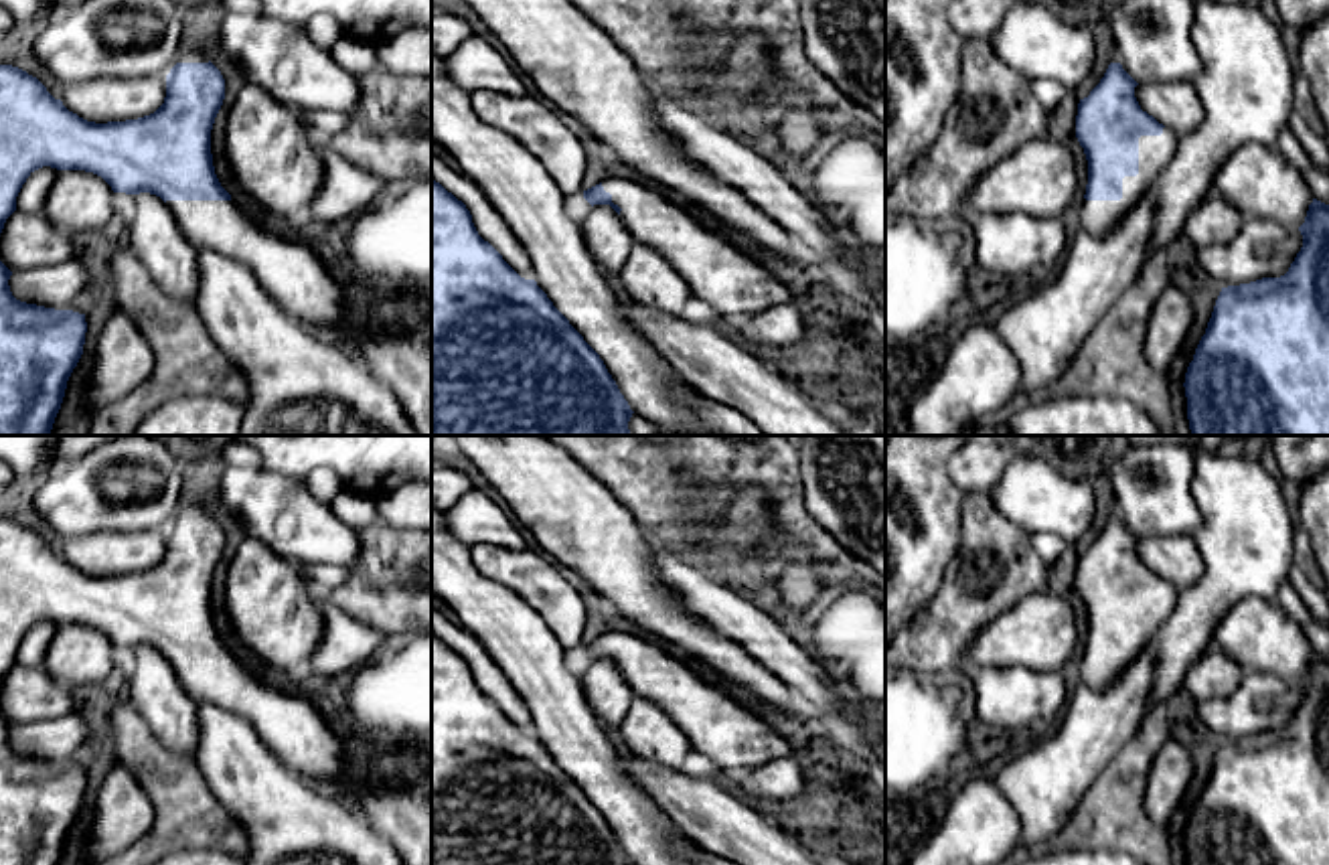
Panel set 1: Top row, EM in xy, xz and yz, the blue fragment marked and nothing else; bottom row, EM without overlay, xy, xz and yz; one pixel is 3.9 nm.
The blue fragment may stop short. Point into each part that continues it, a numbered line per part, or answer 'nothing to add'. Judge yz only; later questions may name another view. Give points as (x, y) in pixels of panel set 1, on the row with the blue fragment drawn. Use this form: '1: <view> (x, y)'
1: yz (1099, 217)

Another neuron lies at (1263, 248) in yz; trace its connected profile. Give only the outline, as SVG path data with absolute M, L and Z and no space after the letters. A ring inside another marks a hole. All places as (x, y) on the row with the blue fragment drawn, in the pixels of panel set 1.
M1244 219L1238 235L1228 243L1197 247L1199 267L1220 288L1280 278L1303 247L1299 227L1274 219Z

